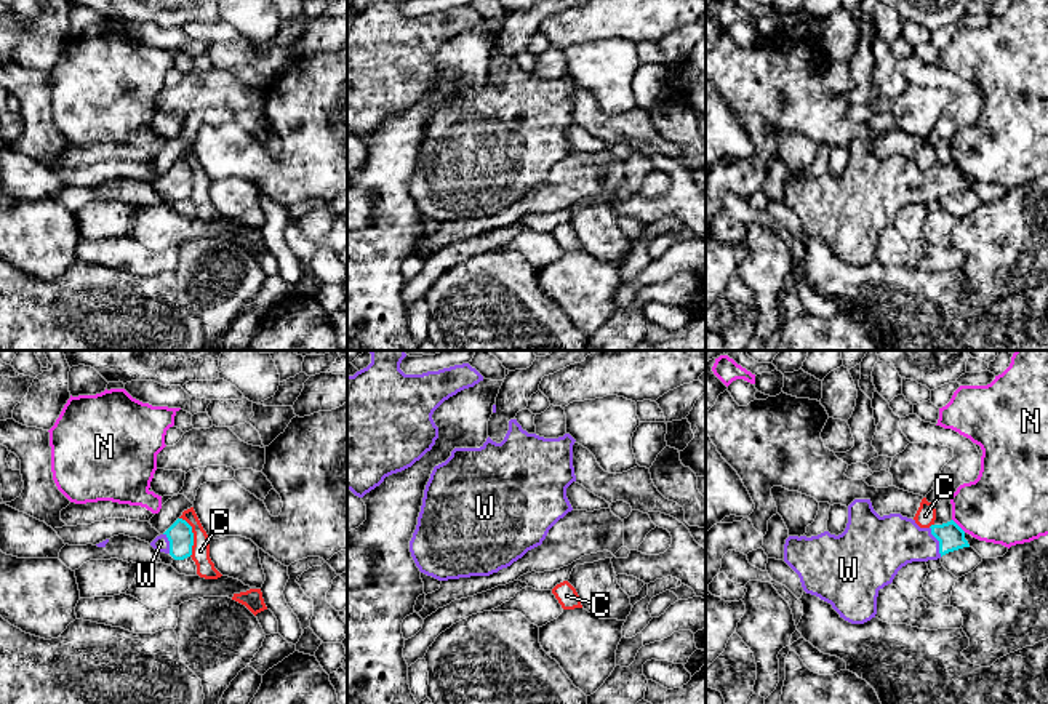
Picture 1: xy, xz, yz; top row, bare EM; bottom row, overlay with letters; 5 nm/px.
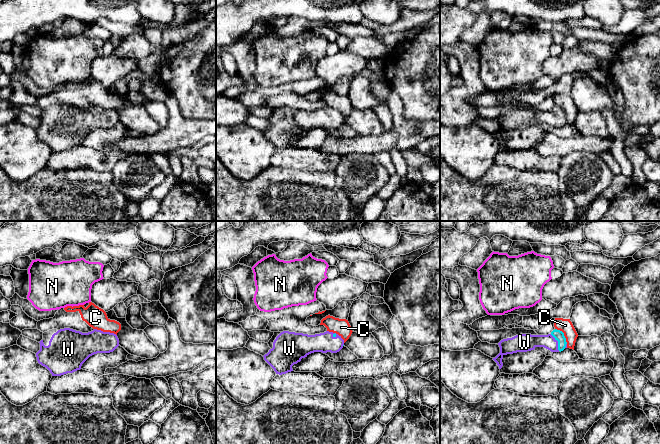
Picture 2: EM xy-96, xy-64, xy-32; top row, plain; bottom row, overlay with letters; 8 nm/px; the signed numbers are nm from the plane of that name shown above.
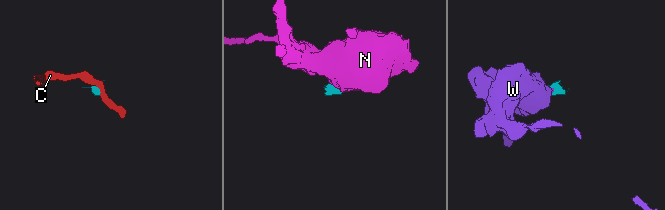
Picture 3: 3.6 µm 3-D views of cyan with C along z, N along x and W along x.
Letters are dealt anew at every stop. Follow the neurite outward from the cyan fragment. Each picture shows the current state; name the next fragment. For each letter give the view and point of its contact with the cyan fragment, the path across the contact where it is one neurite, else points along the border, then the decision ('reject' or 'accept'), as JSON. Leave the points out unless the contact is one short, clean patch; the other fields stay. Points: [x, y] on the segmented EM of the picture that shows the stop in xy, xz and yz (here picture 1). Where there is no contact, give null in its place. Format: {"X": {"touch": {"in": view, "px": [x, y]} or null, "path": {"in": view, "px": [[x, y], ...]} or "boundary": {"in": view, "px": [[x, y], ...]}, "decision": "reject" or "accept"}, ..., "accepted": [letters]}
{"C": {"touch": {"in": "xy", "px": [192, 536]}, "boundary": {"in": "xy", "px": [[180, 517], [191, 527], [191, 556]]}, "decision": "reject"}, "N": {"touch": {"in": "yz", "px": [957, 525]}, "boundary": {"in": "yz", "px": [[952, 519], [965, 532]]}, "decision": "reject"}, "W": {"touch": {"in": "yz", "px": [938, 540]}, "path": {"in": "yz", "px": [[951, 536], [938, 540], [888, 543]]}, "decision": "accept"}, "accepted": ["W"]}

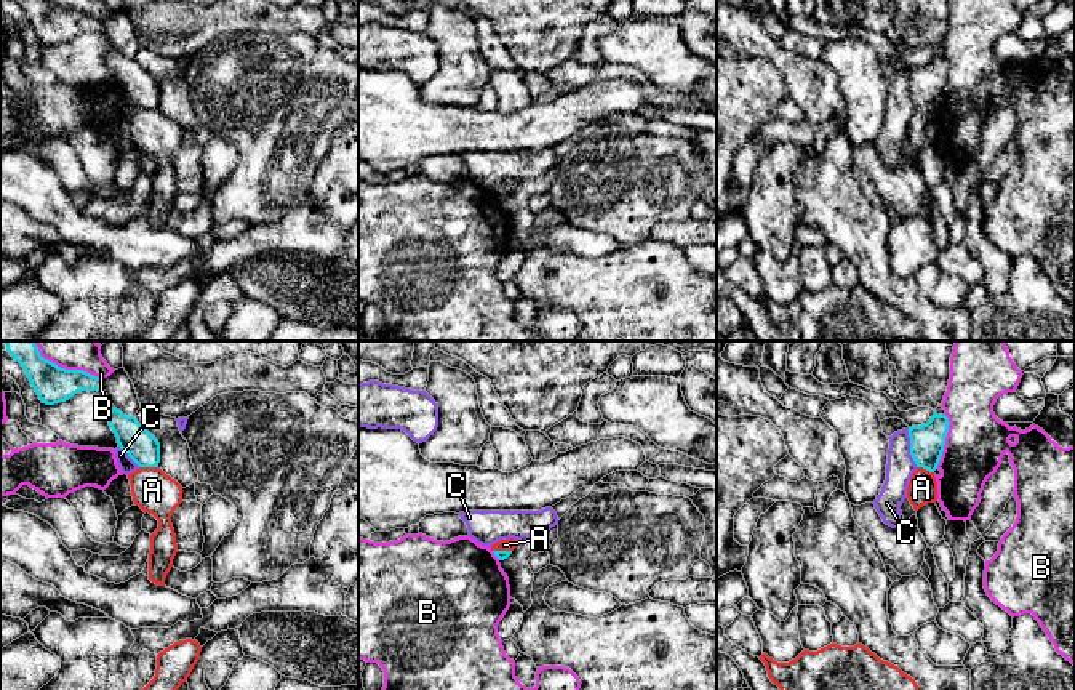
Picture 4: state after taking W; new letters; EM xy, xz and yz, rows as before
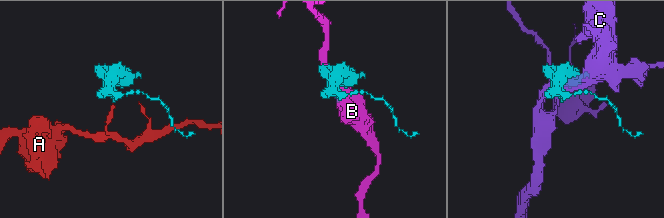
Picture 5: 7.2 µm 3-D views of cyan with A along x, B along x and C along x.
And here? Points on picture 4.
{"A": {"touch": {"in": "xy", "px": [149, 466]}, "decision": "reject"}, "B": {"touch": {"in": "yz", "px": [944, 442]}, "decision": "reject"}, "C": {"touch": {"in": "yz", "px": [911, 449]}, "decision": "reject"}, "accepted": []}

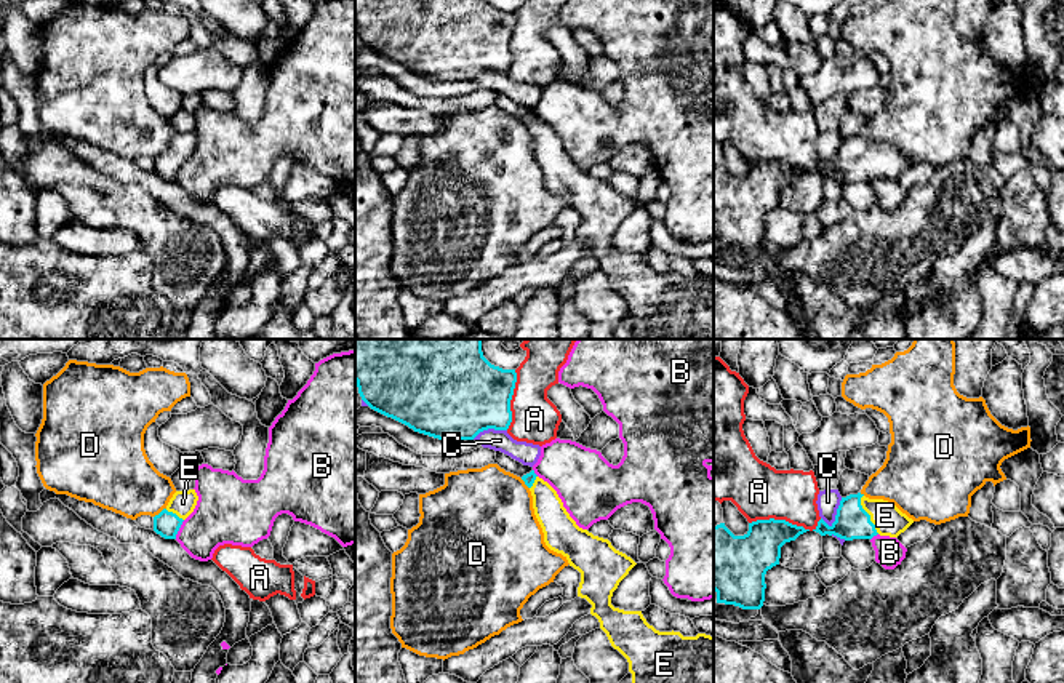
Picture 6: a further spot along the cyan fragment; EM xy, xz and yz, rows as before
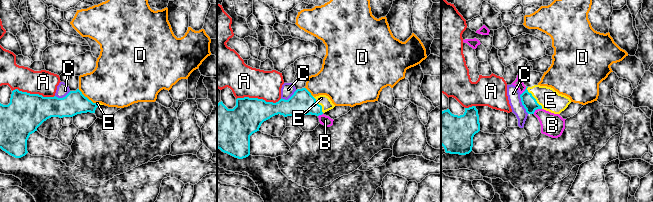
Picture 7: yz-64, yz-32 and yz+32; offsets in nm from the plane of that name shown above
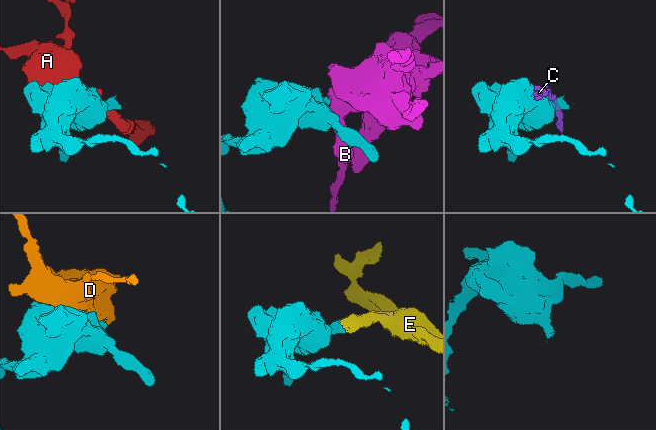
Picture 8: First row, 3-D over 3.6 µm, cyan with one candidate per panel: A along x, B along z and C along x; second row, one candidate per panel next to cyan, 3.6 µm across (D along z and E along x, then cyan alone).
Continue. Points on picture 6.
{"A": {"touch": {"in": "yz", "px": [786, 522]}, "boundary": {"in": "yz", "px": [[821, 519], [812, 530], [773, 519], [757, 519], [749, 523]]}, "decision": "reject"}, "B": {"touch": {"in": "xy", "px": [178, 530]}, "boundary": {"in": "xy", "px": [[184, 520], [175, 538]]}, "decision": "reject"}, "C": {"touch": {"in": "yz", "px": [837, 512]}, "decision": "reject"}, "D": {"touch": {"in": "xy", "px": [160, 512]}, "decision": "reject"}, "E": {"touch": {"in": "yz", "px": [868, 514]}, "path": {"in": "yz", "px": [[852, 522], [868, 514], [888, 520]]}, "decision": "accept"}, "accepted": ["E"]}

